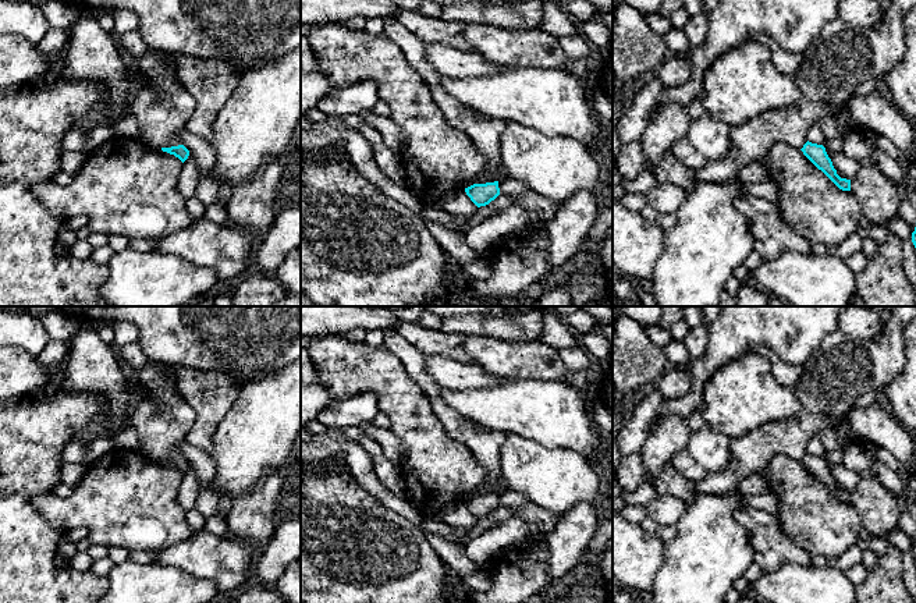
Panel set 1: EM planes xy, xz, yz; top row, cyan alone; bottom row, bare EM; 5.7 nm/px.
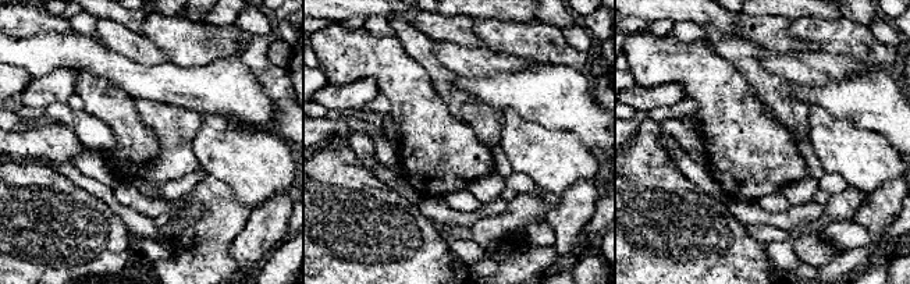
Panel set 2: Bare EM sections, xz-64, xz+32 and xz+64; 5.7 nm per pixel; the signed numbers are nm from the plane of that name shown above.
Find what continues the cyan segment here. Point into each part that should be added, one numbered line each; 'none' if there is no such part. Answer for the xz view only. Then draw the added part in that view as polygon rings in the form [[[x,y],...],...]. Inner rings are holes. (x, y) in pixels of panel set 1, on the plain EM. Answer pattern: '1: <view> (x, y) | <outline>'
none

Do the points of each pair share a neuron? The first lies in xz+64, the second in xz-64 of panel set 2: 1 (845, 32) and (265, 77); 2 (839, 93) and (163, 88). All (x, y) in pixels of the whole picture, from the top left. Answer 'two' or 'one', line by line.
1: two
2: one

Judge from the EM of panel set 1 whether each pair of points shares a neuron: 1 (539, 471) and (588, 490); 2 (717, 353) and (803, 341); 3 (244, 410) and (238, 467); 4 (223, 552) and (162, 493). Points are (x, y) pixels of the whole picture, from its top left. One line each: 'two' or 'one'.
1: one
2: one
3: one
4: two

